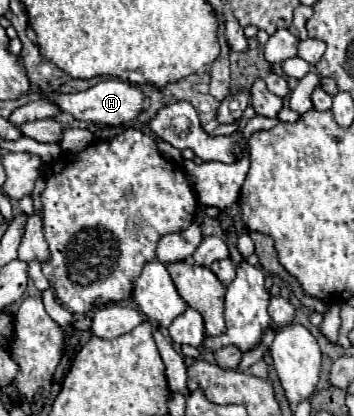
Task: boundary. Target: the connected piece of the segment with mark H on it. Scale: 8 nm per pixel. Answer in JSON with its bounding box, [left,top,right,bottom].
[48,80,146,126]

